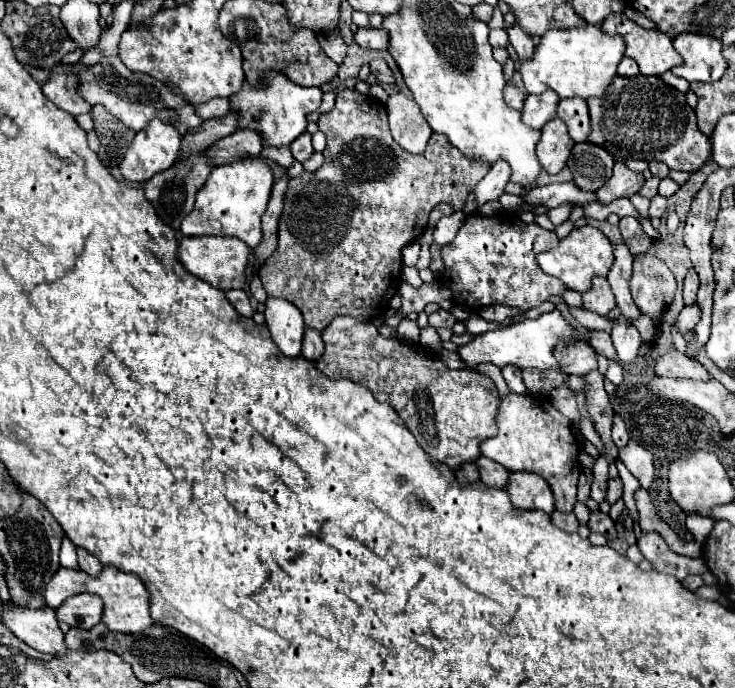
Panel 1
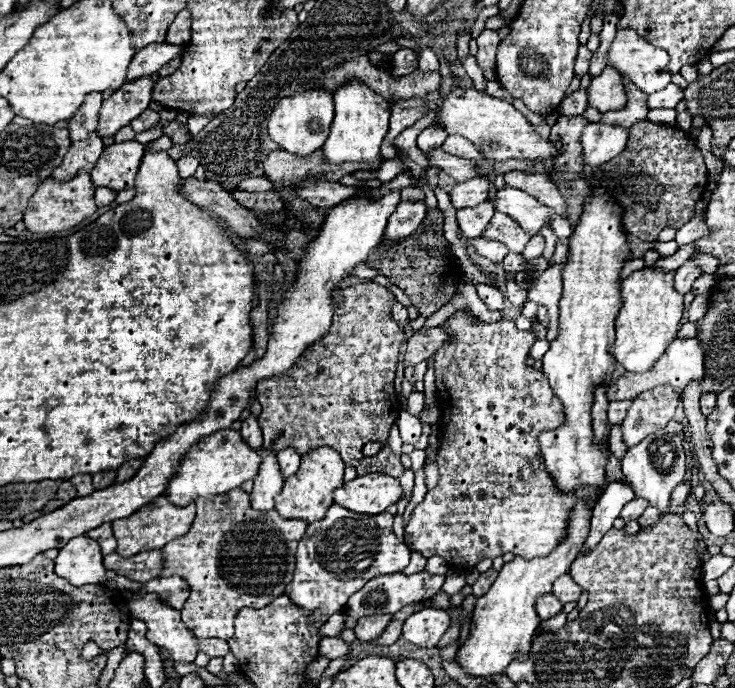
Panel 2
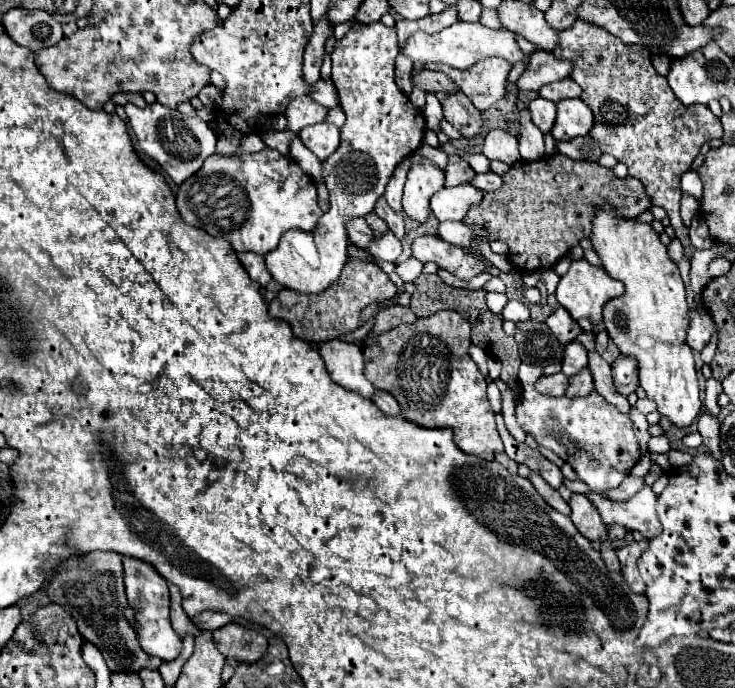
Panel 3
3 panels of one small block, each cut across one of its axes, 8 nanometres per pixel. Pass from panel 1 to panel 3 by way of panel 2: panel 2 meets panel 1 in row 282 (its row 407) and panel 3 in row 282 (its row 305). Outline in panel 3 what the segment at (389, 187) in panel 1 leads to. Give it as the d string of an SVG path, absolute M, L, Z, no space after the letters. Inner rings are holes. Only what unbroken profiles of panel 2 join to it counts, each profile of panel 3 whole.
M348 260L342 276L338 278L338 284L328 286L320 294L302 294L296 290L280 290L278 296L270 302L270 316L286 320L292 326L292 332L296 338L308 340L310 344L322 344L326 340L338 338L342 334L348 334L356 330L360 322L360 312L372 304L372 302L384 302L396 296L396 286L388 278L386 272L374 262L364 260Z

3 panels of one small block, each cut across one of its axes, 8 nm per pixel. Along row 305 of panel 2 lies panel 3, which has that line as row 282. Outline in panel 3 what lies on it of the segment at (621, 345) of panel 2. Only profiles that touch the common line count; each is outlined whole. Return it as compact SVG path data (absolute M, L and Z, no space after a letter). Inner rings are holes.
M610 206L598 210L590 240L602 258L604 270L626 288L624 296L614 298L604 306L604 324L612 342L624 356L638 360L640 386L646 390L646 396L656 402L658 412L668 416L676 426L690 426L696 420L702 402L692 348L686 344L690 318L678 266L668 260L666 246L650 224L620 220Z

